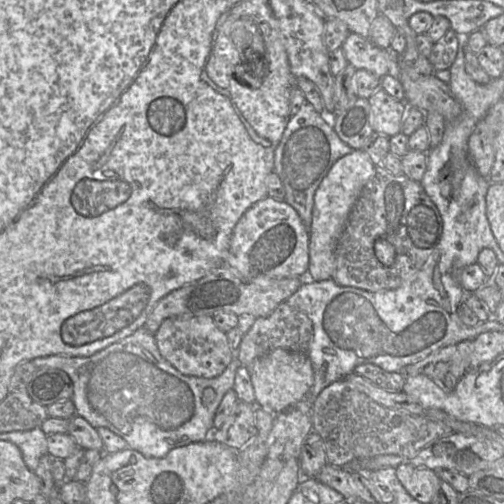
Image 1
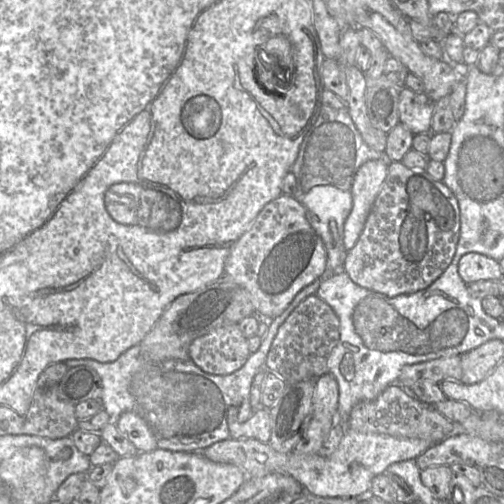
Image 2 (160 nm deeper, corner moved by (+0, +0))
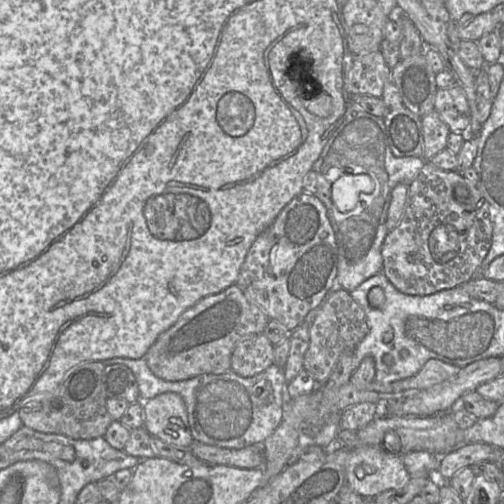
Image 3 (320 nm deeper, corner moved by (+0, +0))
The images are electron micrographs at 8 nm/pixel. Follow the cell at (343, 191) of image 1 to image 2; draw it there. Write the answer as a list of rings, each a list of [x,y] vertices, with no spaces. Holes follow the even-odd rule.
[[[380,159],[364,163],[355,173],[350,188],[352,209],[343,226],[342,239],[347,251],[357,242],[386,175],[387,163]]]

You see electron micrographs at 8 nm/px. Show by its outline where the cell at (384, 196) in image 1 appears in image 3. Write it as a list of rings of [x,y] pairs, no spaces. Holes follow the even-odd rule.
[[[430,162],[408,186],[400,222],[381,248],[383,273],[393,286],[408,295],[429,295],[472,280],[493,240],[488,204],[476,187],[474,168],[443,170]]]

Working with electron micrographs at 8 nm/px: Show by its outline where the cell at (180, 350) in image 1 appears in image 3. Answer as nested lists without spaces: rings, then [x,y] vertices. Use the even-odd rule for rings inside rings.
[[[264,335],[240,341],[231,355],[230,371],[241,377],[255,376],[274,364],[274,345]]]

